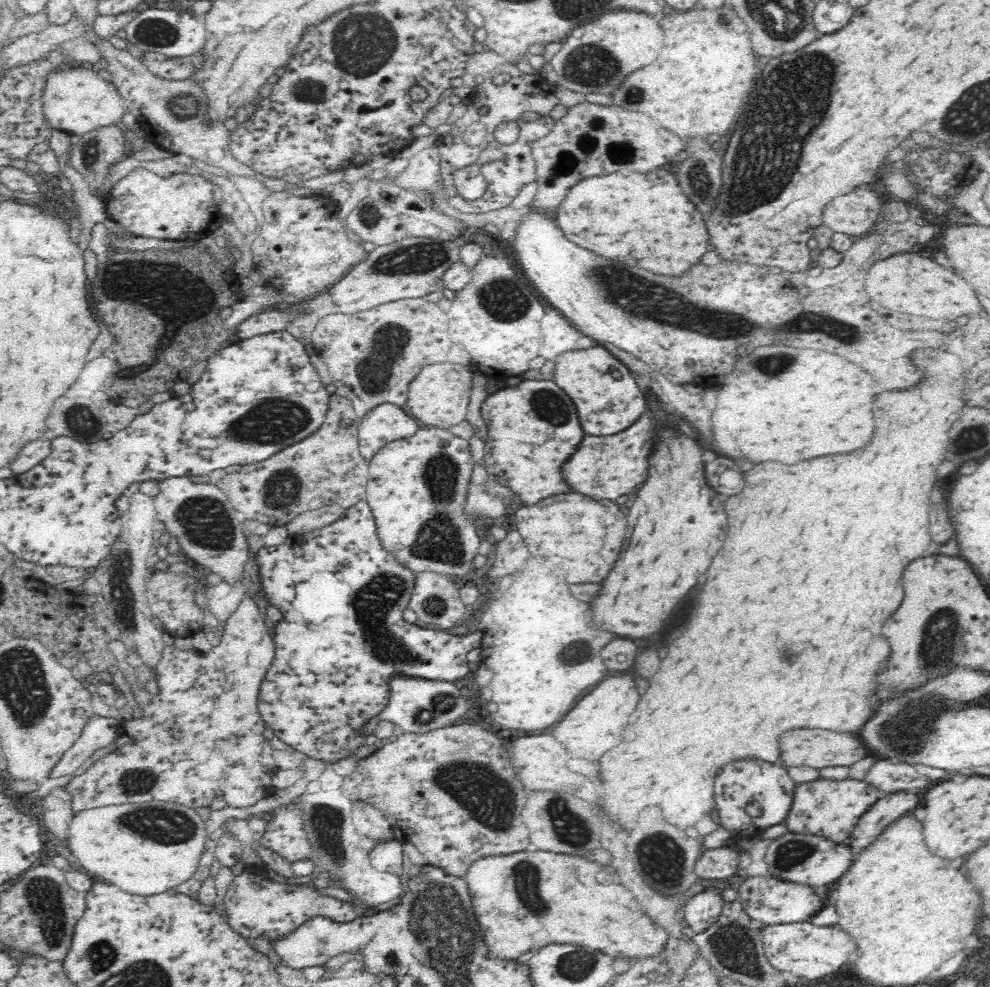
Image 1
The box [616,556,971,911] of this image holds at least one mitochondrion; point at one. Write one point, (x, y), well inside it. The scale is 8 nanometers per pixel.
(938, 646)

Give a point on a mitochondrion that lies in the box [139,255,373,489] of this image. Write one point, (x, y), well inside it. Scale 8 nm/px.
(273, 421)

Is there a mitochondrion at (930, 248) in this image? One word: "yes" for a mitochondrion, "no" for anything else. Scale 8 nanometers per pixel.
no

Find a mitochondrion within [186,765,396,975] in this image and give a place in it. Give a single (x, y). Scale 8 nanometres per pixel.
(328, 823)

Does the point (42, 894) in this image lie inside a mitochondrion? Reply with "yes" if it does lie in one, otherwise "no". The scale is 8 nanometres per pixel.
yes

